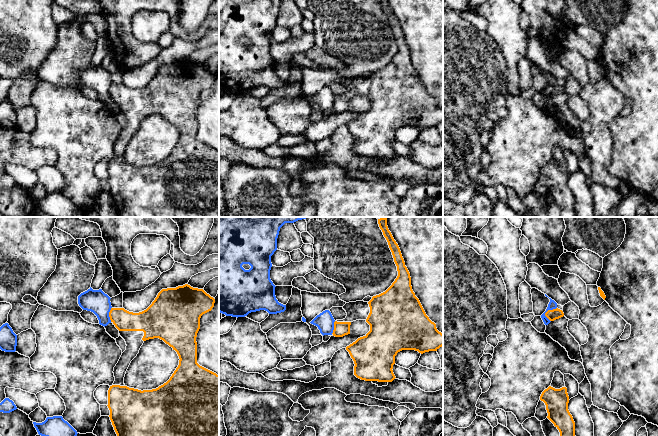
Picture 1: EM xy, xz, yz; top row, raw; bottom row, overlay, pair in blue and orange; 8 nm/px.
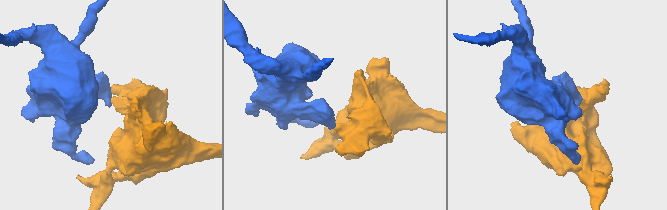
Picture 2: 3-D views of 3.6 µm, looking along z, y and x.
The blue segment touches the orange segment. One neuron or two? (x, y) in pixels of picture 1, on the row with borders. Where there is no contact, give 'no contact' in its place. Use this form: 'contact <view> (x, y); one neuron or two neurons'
contact yz (546, 311); two neurons

